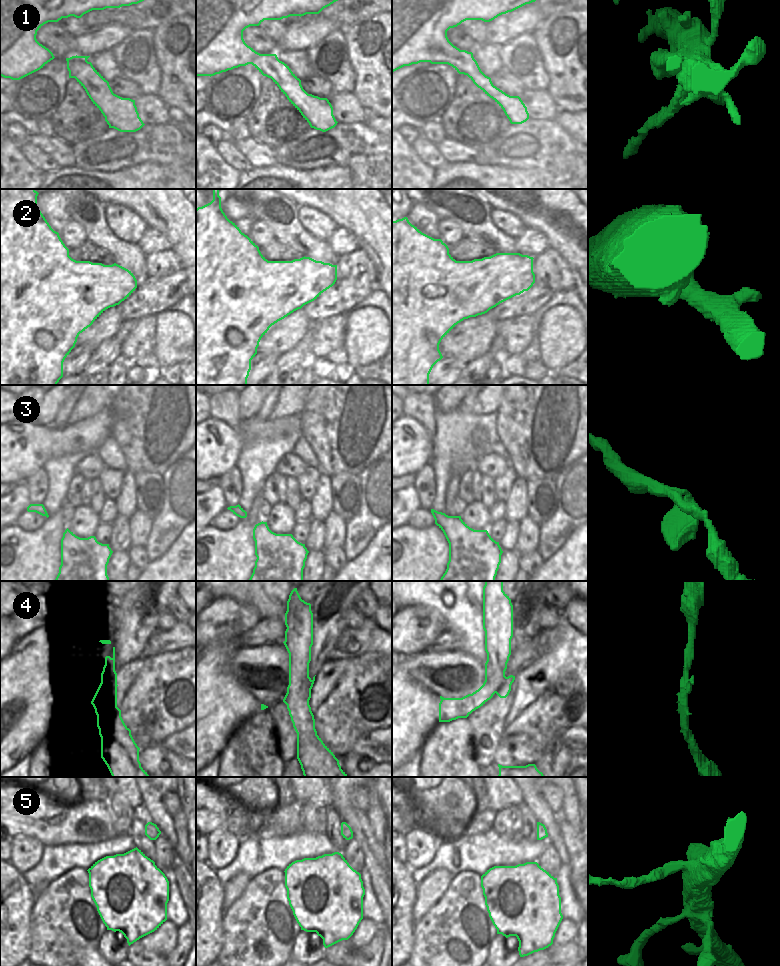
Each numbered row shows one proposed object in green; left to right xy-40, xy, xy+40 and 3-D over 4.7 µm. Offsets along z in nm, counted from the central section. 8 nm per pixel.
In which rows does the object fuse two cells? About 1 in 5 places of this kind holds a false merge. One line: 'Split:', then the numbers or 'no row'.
Split: 1

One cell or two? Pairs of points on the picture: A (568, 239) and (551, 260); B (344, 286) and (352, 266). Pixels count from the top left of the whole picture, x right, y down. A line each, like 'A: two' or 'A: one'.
A: two
B: two

